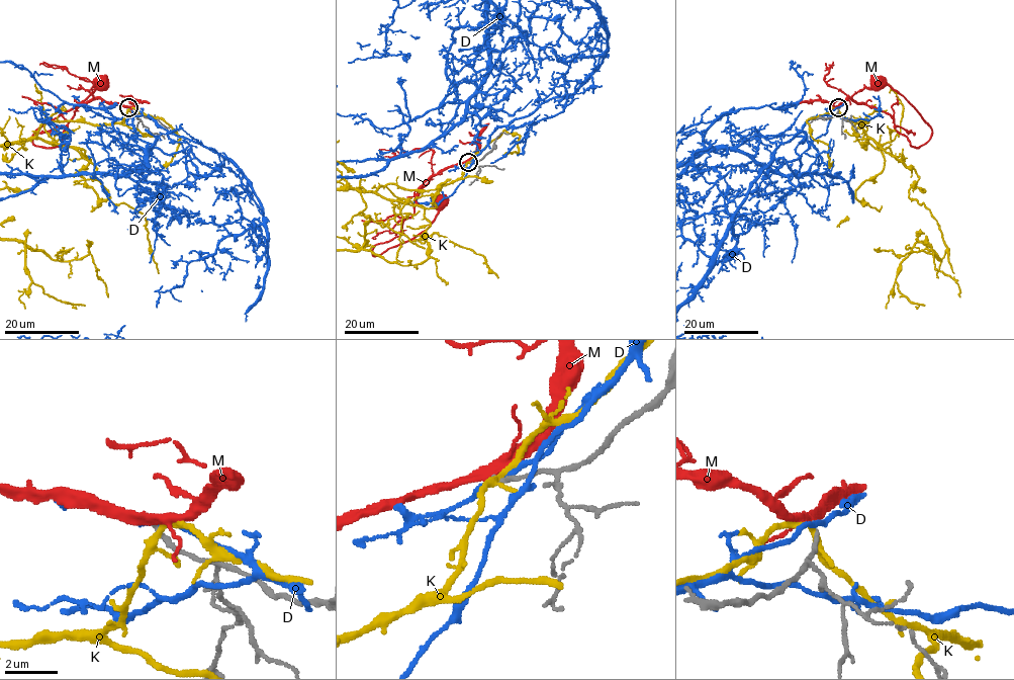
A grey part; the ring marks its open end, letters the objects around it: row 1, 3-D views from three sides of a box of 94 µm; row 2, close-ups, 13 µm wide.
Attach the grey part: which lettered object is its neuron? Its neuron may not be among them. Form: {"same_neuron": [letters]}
{"same_neuron": ["M"]}

